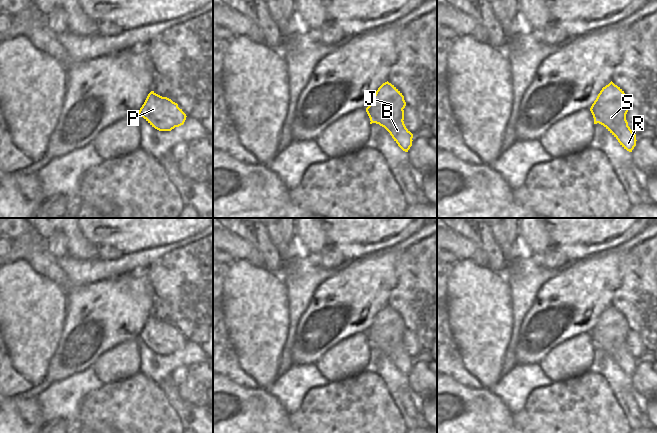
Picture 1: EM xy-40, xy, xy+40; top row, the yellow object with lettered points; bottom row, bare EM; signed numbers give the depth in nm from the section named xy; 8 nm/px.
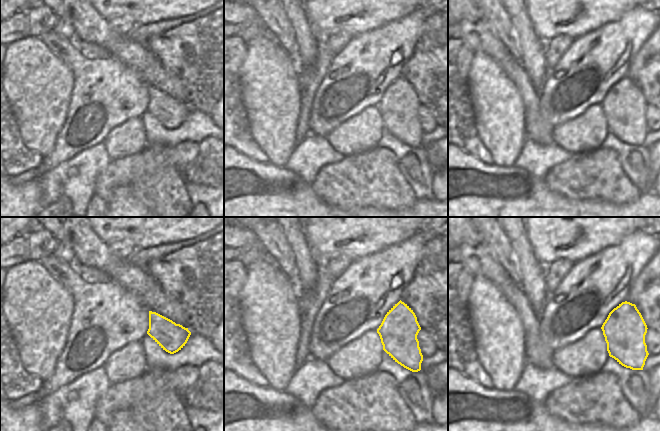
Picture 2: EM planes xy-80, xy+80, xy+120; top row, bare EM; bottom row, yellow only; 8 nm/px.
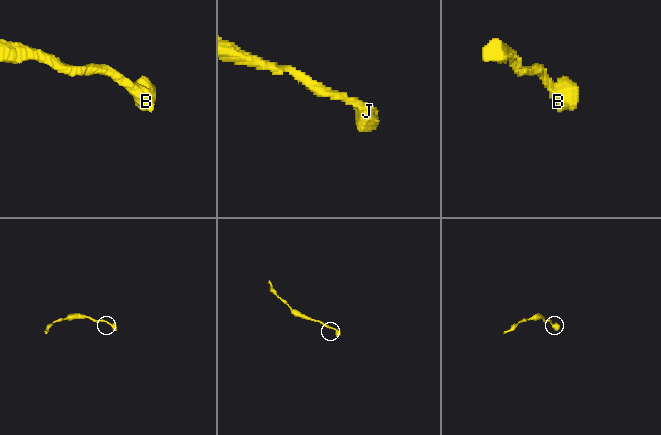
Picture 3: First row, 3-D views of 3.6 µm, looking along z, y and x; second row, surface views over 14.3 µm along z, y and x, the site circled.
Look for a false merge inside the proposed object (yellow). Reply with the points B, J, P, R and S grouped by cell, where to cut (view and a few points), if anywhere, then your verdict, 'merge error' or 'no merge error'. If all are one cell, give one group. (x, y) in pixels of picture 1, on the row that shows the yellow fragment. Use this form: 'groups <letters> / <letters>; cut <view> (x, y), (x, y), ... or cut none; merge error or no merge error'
groups B J R S / P; cut xy (374, 95), (375, 101), (370, 111), (377, 123); merge error

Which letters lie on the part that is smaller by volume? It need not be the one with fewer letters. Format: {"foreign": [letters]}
{"foreign": ["B", "J", "R", "S"]}

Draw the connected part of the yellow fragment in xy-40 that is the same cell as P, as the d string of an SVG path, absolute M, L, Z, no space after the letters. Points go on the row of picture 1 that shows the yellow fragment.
M151 91L138 115L159 131L171 131L184 124L186 114L179 107Z

